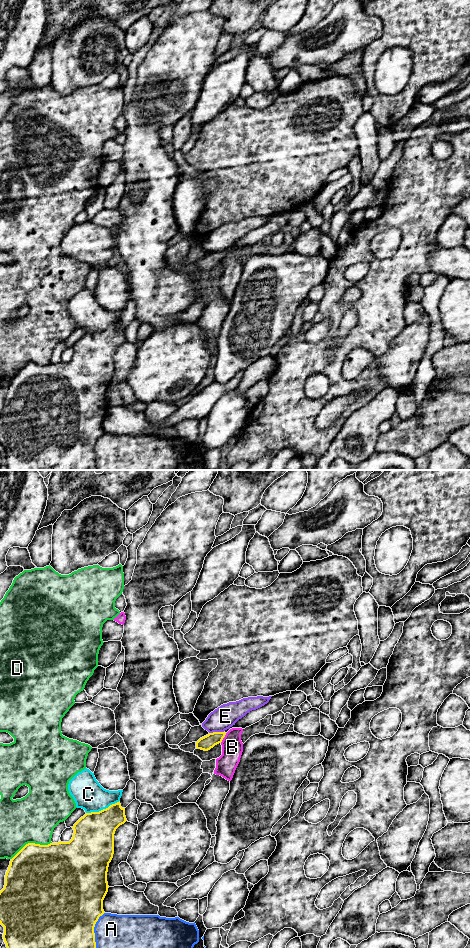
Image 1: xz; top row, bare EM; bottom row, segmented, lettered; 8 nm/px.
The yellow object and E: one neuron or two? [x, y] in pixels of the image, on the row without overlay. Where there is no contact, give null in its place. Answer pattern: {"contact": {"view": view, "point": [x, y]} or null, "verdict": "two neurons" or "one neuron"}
{"contact": {"view": "xz", "point": [216, 252]}, "verdict": "two neurons"}

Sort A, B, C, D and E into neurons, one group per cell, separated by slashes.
A / B / C / D / E

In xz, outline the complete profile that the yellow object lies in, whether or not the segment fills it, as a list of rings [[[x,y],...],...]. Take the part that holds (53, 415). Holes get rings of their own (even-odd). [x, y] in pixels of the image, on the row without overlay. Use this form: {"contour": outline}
{"contour": [[[119,321],[99,332],[86,333],[81,337],[72,347],[74,353],[69,362],[60,361],[48,365],[28,363],[11,379],[5,395],[4,408],[0,411],[0,444],[4,447],[3,459],[7,470],[97,470],[94,447],[99,437],[105,433],[103,420],[109,408],[107,392],[114,374],[114,354],[116,349],[126,341],[125,328],[121,327]]]}

